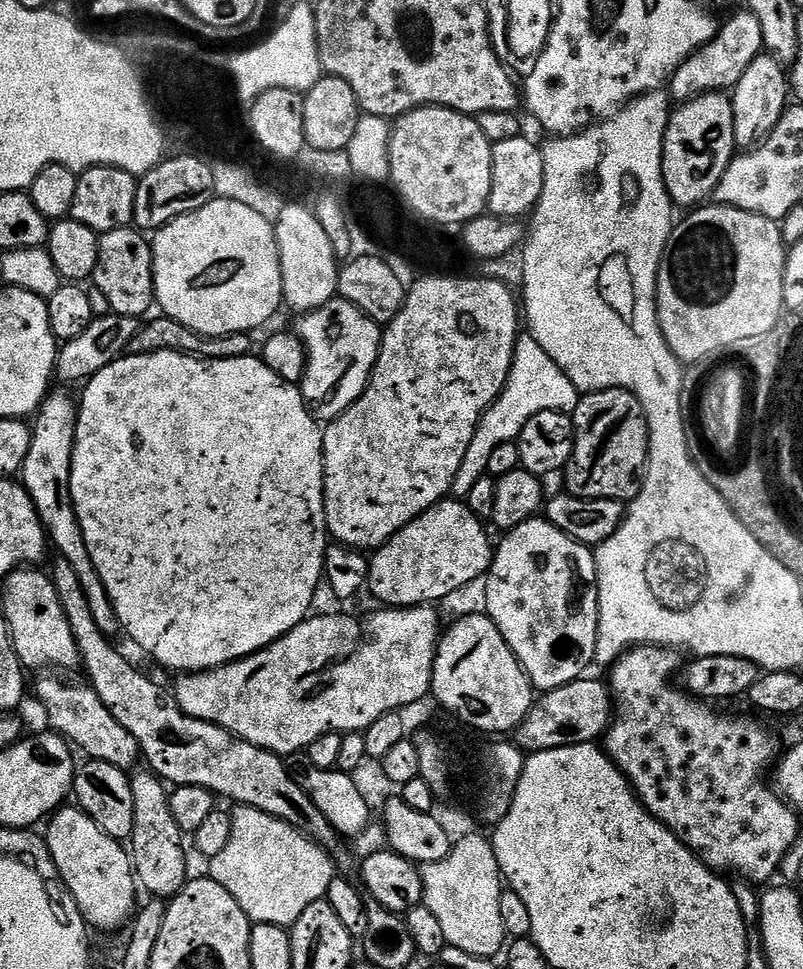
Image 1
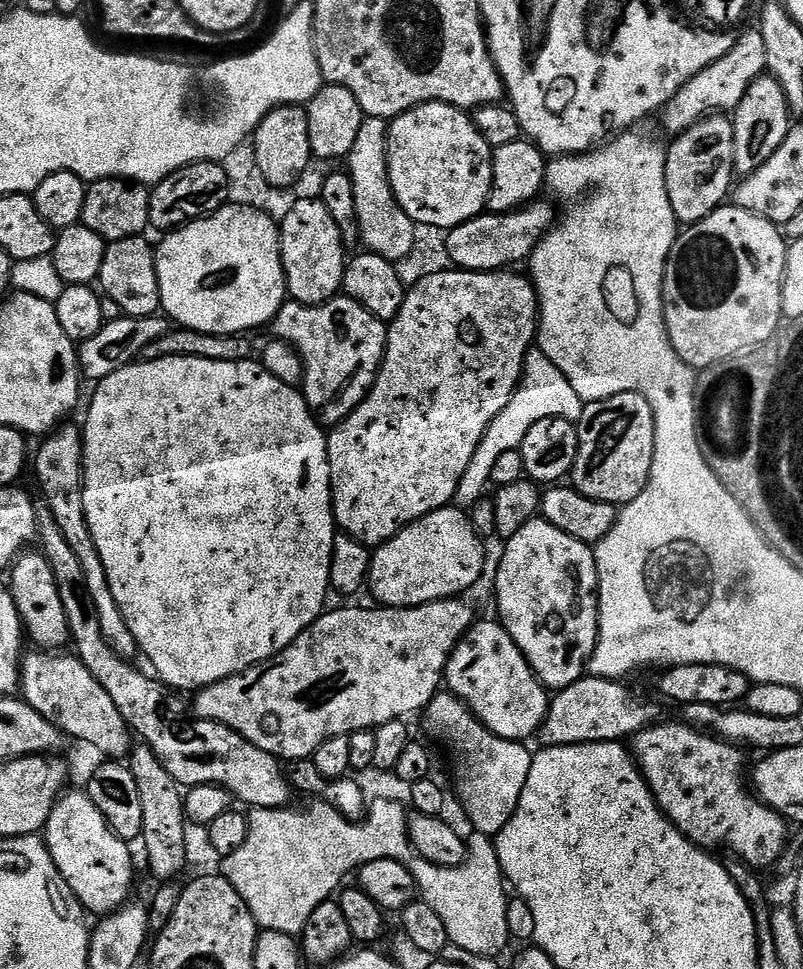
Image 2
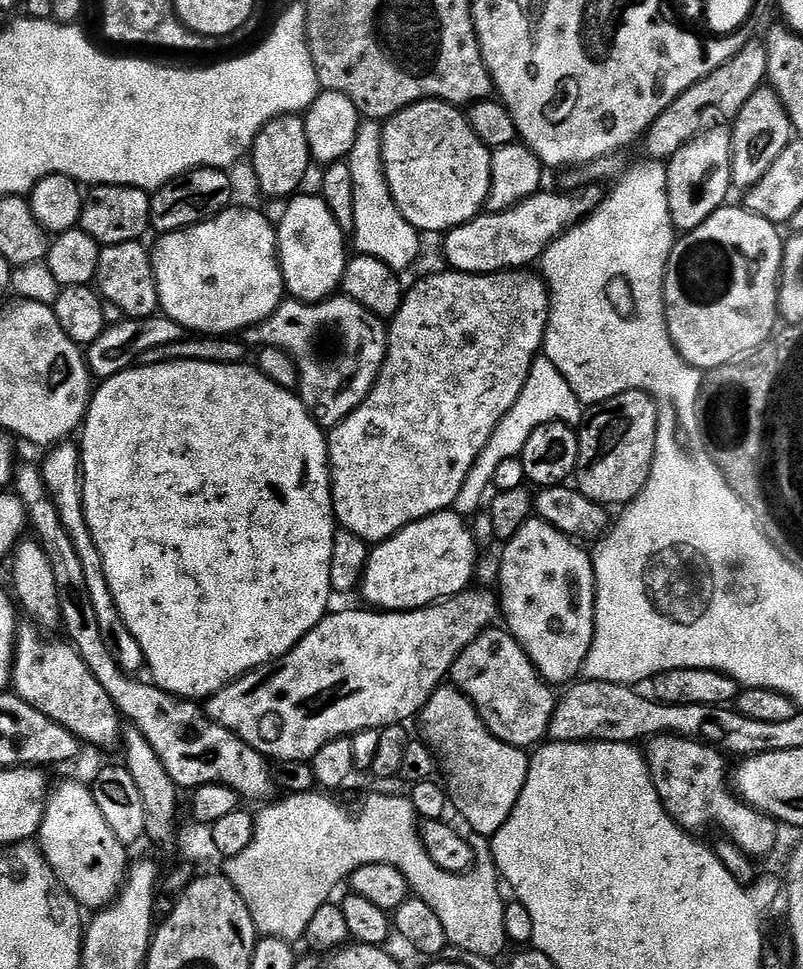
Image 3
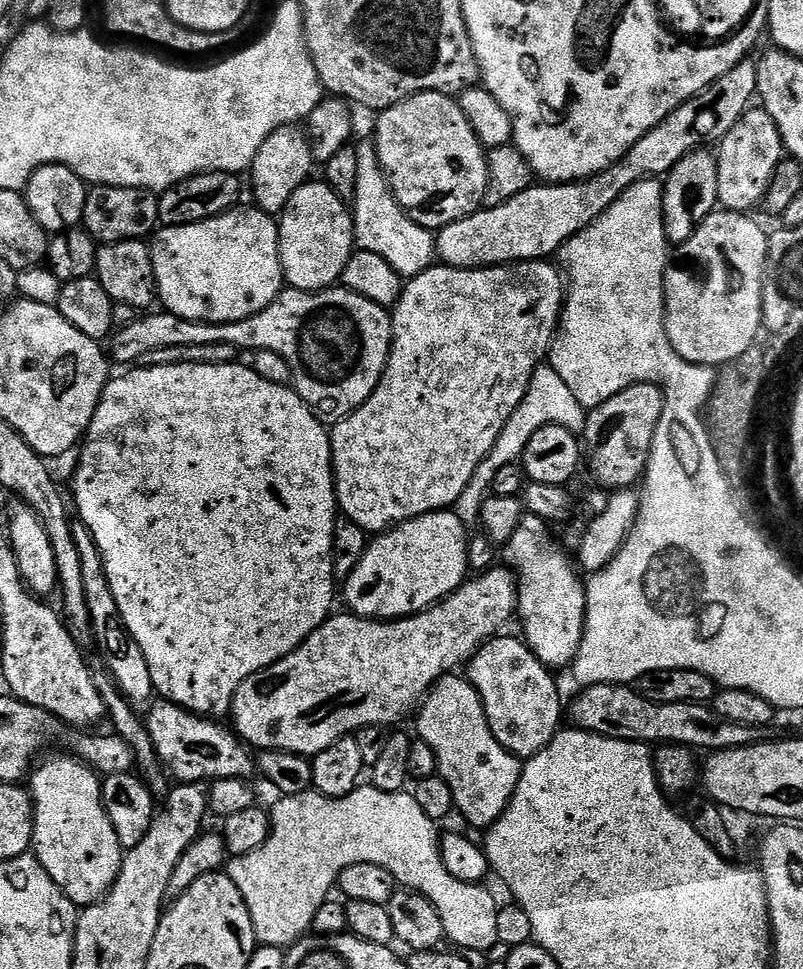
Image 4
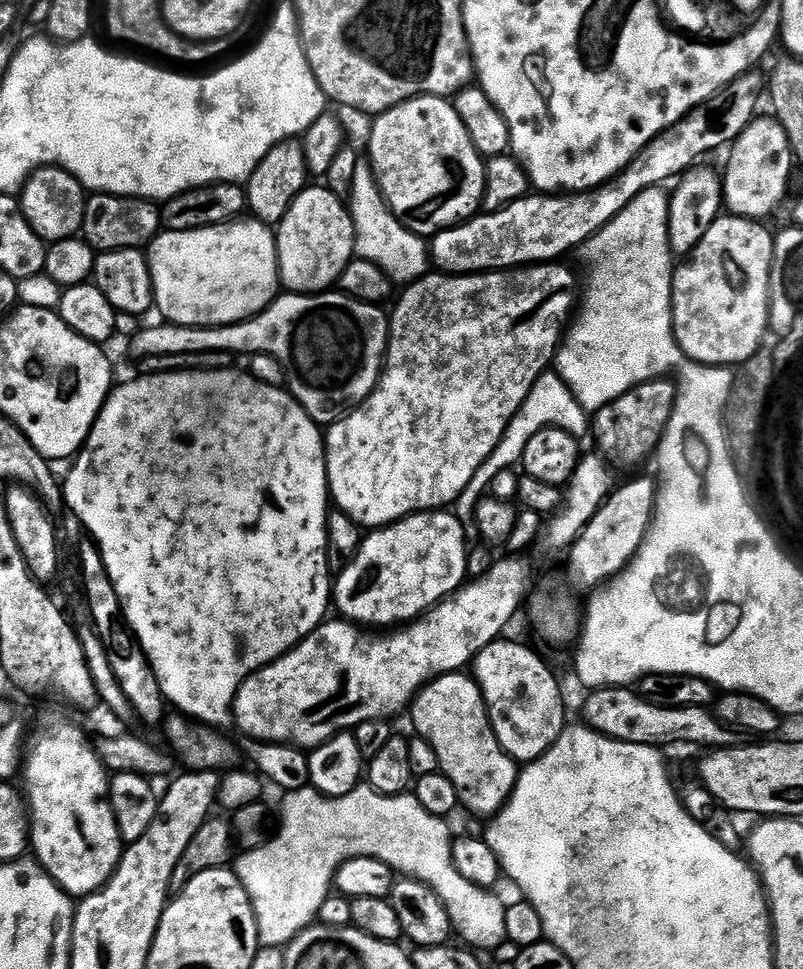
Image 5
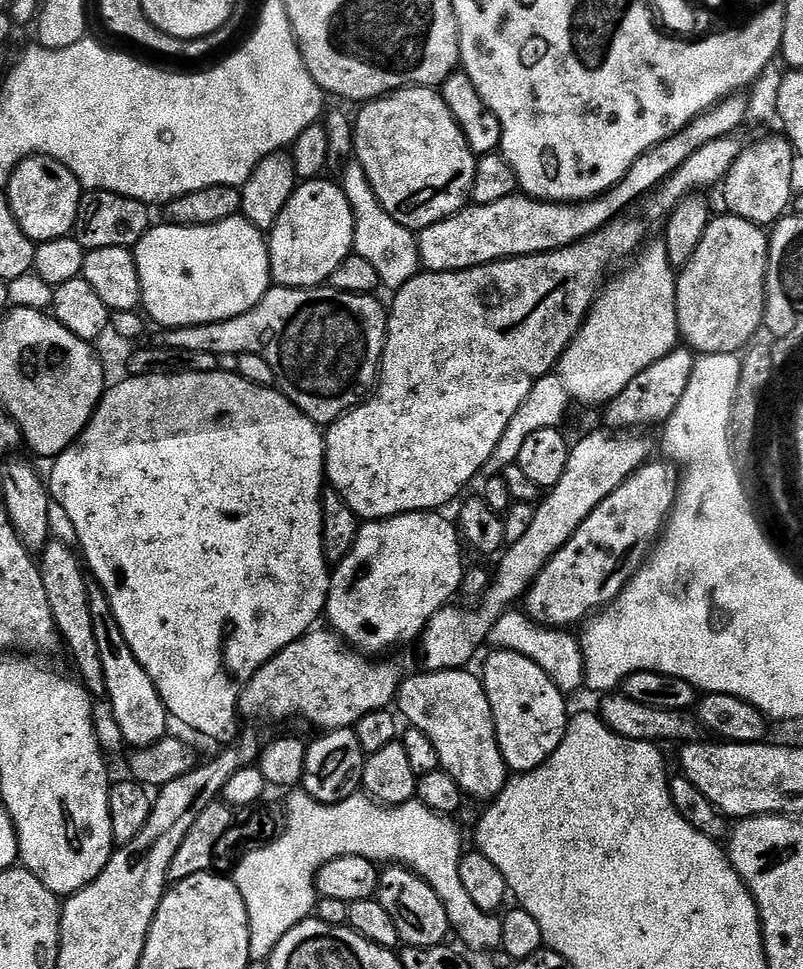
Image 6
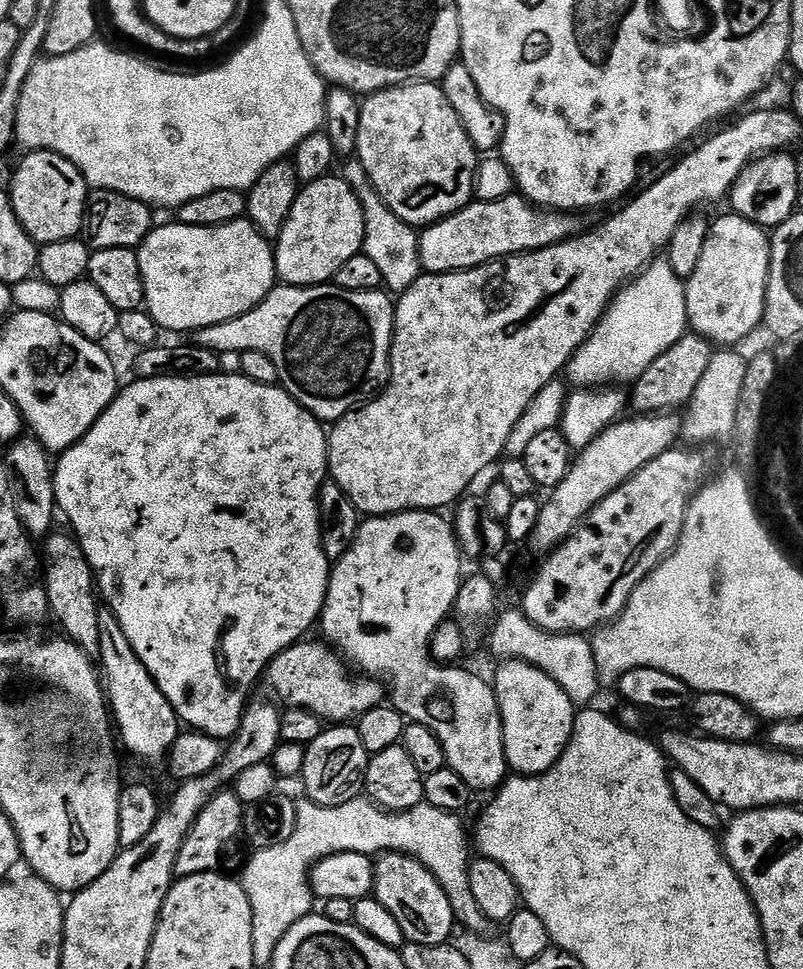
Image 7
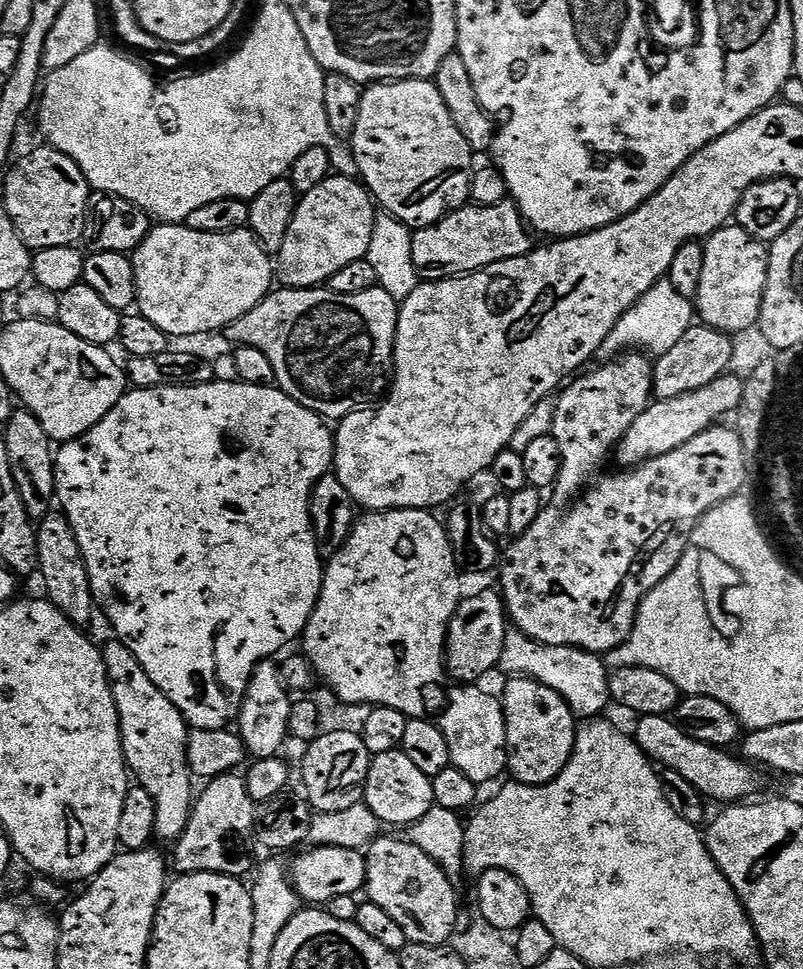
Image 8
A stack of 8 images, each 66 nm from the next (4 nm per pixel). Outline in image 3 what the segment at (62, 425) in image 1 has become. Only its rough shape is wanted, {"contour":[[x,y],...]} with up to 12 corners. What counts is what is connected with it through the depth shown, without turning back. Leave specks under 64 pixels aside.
{"contour":[[61,442],[42,463],[62,526],[82,558],[102,642],[125,674],[145,667],[106,582],[84,513],[80,449]]}

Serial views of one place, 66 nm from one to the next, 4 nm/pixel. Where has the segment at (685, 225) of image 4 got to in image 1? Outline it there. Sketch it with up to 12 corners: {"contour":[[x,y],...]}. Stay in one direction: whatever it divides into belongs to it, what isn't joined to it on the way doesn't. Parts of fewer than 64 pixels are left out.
{"contour":[[712,92],[673,111],[662,174],[673,205],[715,193],[737,155],[734,110]]}

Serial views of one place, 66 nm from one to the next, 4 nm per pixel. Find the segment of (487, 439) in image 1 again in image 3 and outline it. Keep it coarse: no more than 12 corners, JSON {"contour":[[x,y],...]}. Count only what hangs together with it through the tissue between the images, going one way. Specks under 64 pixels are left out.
{"contour":[[537,356],[518,402],[498,422],[454,511],[472,518],[498,466],[534,430],[576,426],[586,412],[558,366]]}

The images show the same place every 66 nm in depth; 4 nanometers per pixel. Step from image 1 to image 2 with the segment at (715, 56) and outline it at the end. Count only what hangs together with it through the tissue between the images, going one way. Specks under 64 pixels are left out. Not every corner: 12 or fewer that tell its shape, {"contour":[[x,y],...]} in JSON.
{"contour":[[745,31],[662,109],[688,132],[731,113],[765,75],[766,42]]}

